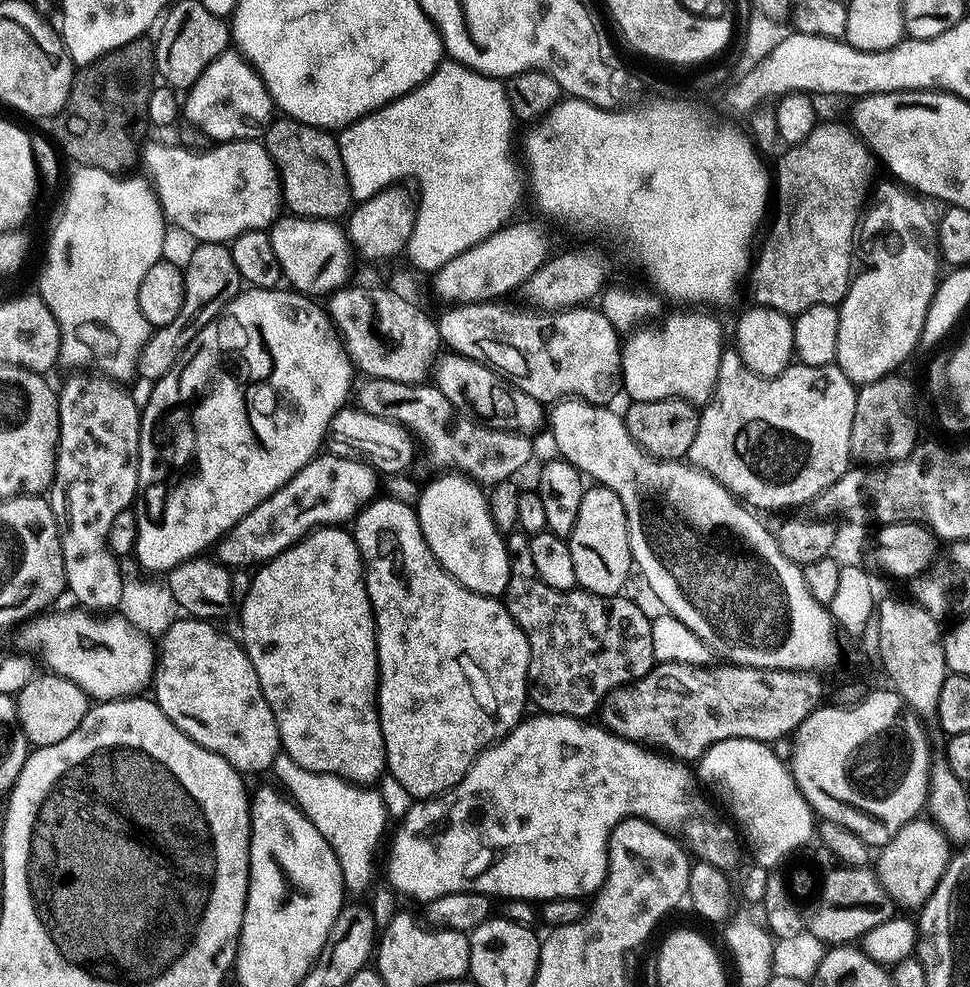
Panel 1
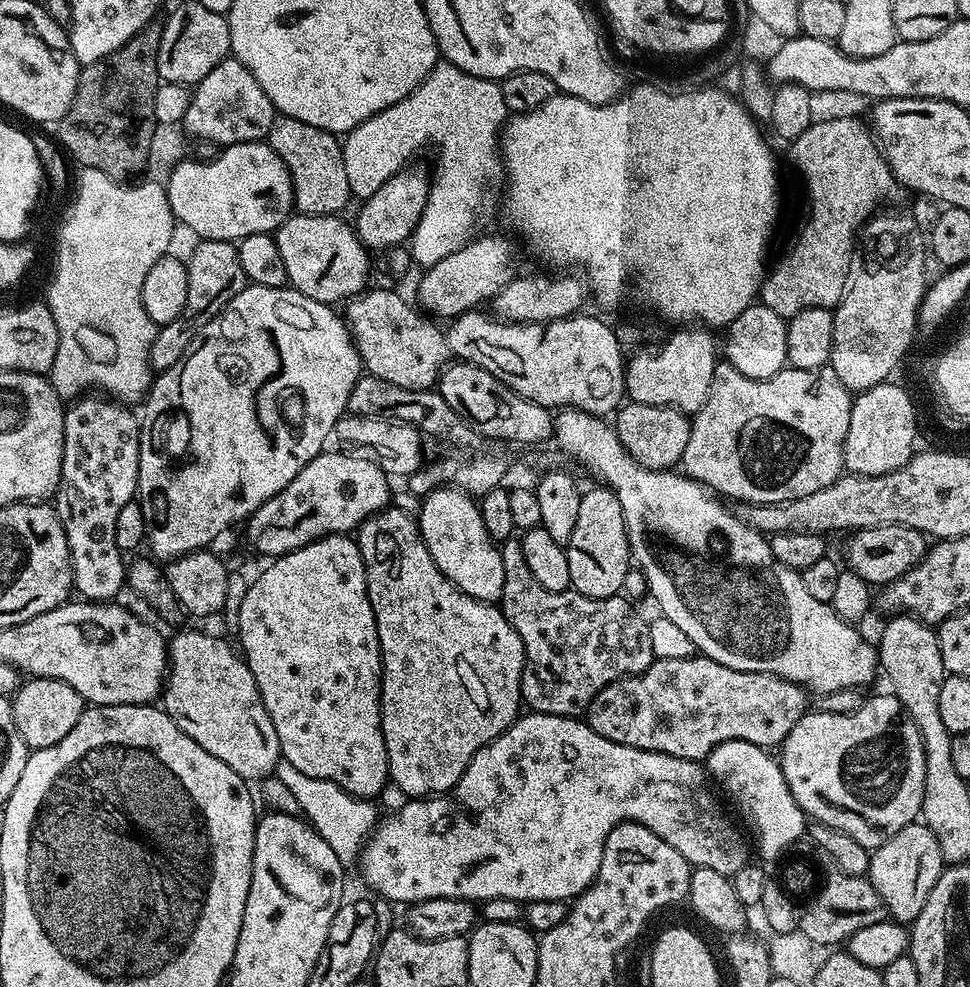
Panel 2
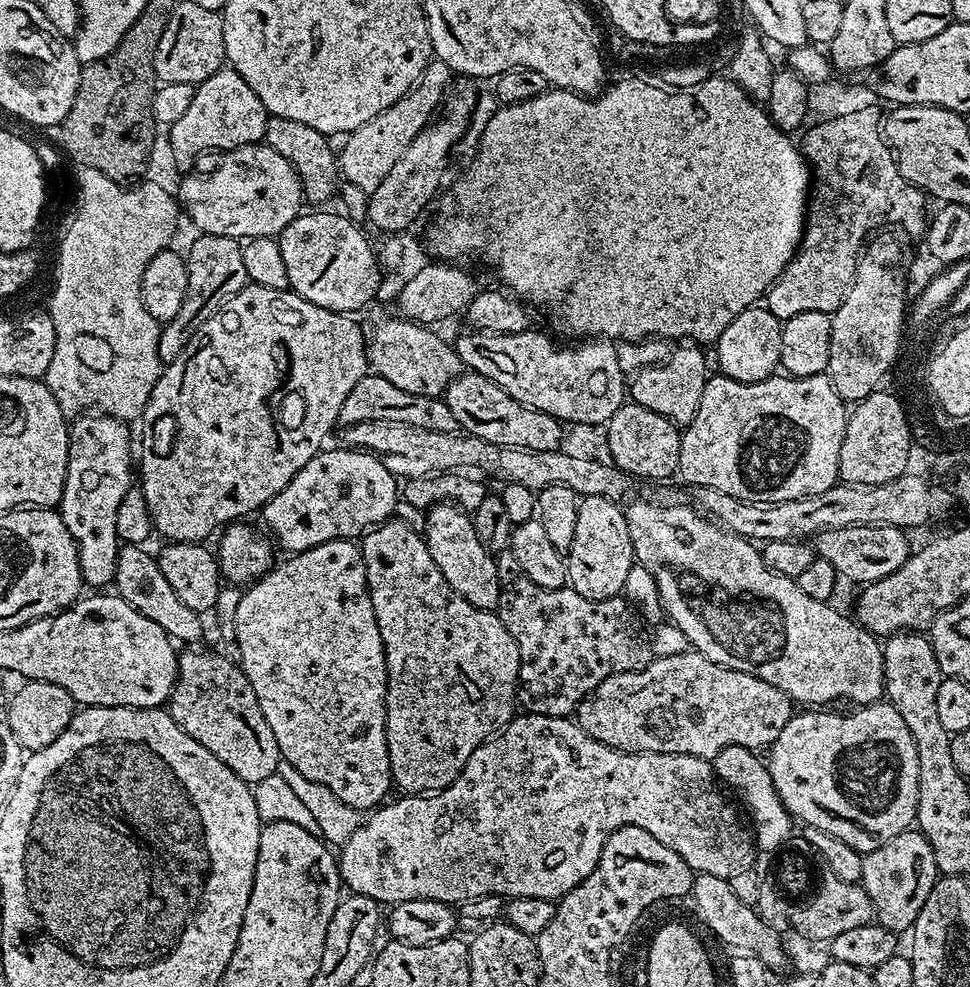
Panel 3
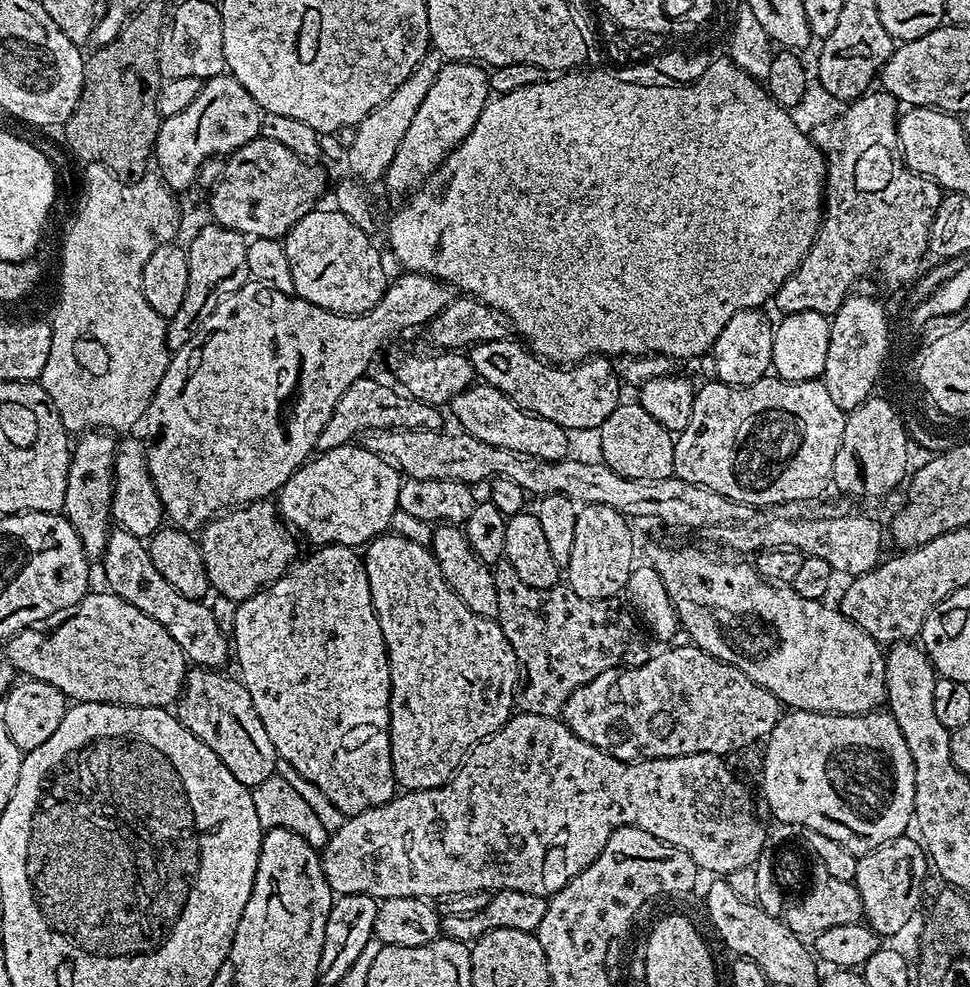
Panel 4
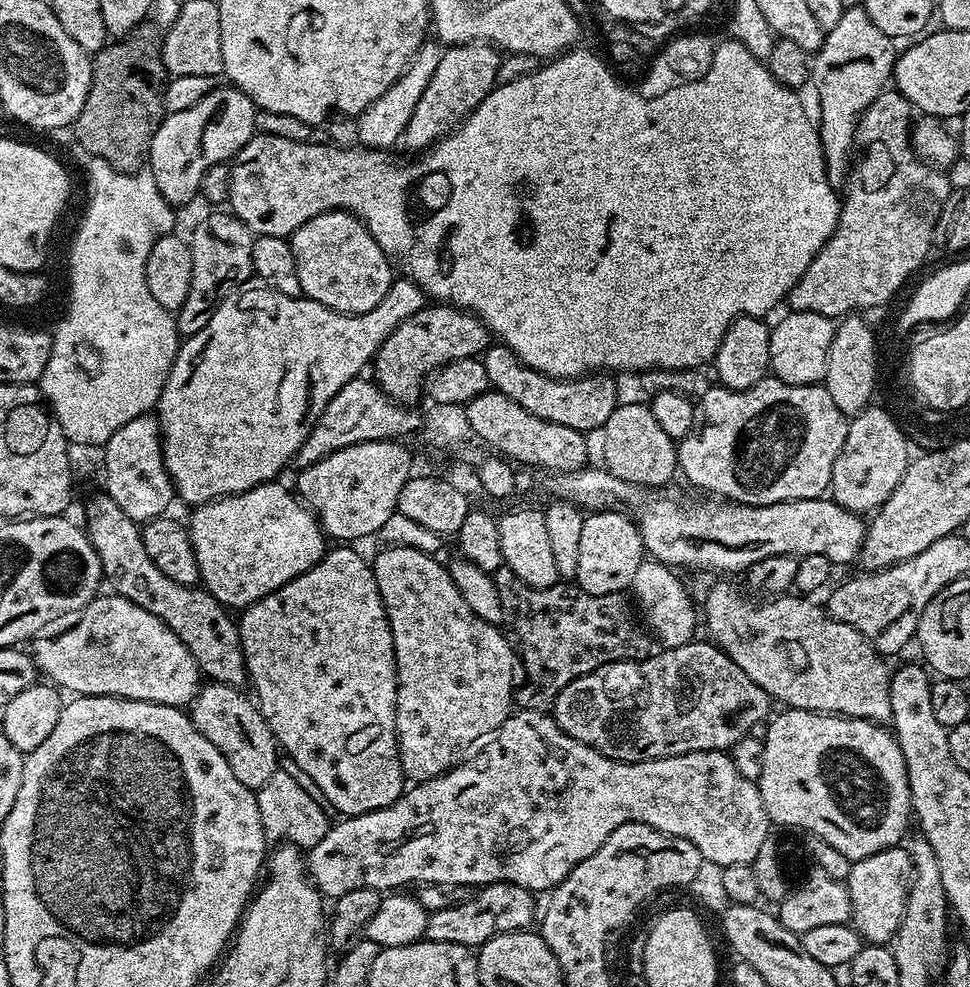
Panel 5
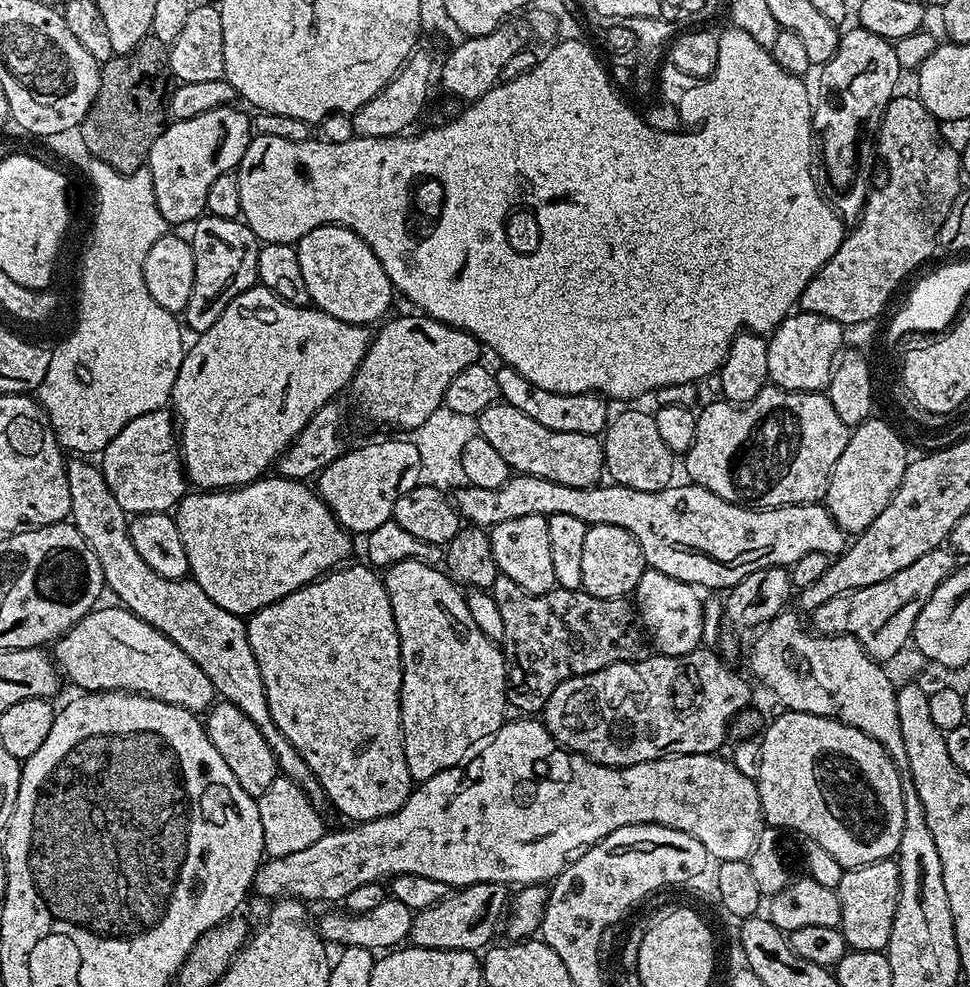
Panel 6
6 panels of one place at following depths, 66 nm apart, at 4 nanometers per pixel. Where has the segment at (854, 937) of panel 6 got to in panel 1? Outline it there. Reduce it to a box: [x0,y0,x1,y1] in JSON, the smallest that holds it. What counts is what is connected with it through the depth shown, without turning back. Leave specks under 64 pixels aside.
[874,818,950,910]

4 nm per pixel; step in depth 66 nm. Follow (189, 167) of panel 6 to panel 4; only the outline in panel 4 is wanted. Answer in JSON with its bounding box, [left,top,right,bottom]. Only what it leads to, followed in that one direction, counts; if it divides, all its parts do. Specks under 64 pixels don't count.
[154,74,262,194]

